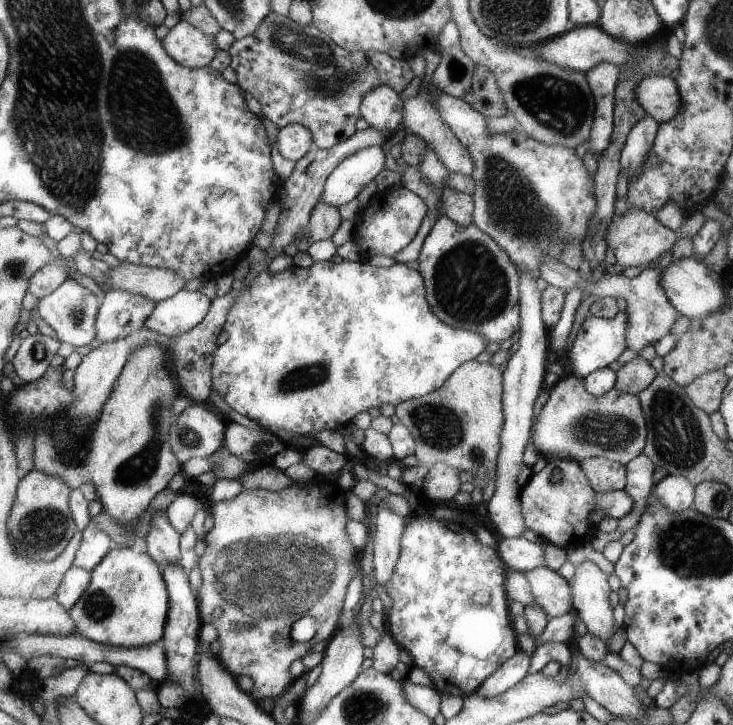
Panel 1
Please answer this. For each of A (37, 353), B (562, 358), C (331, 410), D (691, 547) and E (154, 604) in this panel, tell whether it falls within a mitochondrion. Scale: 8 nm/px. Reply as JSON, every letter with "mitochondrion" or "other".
{"A":"mitochondrion","B":"other","C":"other","D":"mitochondrion","E":"other"}

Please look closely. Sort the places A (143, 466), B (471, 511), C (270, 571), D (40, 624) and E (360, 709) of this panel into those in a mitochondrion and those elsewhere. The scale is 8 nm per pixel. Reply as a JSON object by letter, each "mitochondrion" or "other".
{"A":"mitochondrion","B":"other","C":"mitochondrion","D":"other","E":"mitochondrion"}

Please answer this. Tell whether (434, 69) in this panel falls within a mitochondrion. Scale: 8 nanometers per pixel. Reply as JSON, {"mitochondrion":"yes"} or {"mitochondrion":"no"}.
{"mitochondrion":"no"}

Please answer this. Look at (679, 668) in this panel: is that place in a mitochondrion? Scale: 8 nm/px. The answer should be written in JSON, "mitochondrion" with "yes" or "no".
{"mitochondrion":"no"}

